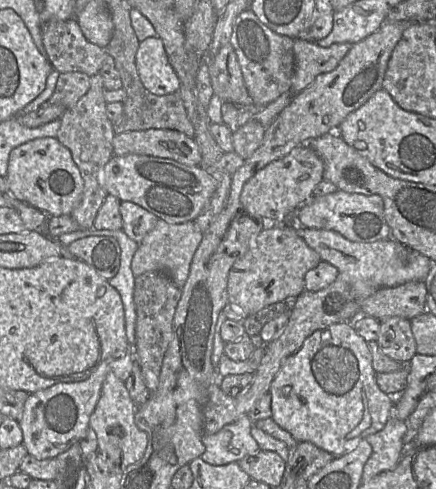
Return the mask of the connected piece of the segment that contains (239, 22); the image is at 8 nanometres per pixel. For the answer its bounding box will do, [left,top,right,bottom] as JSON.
[230,9,294,107]

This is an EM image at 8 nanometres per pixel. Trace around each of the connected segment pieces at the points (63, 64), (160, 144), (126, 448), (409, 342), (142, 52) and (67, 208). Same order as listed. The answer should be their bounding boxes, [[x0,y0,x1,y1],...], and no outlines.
[[41,18,108,77],[113,129,201,166],[90,372,148,471],[377,317,417,365],[136,35,181,96],[5,137,83,217]]

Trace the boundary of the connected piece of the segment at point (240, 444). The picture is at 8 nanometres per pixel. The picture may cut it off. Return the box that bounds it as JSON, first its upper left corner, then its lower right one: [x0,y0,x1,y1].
[201,415,261,466]

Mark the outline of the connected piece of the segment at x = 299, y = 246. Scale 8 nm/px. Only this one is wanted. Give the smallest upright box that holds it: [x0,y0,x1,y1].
[228,223,321,316]

